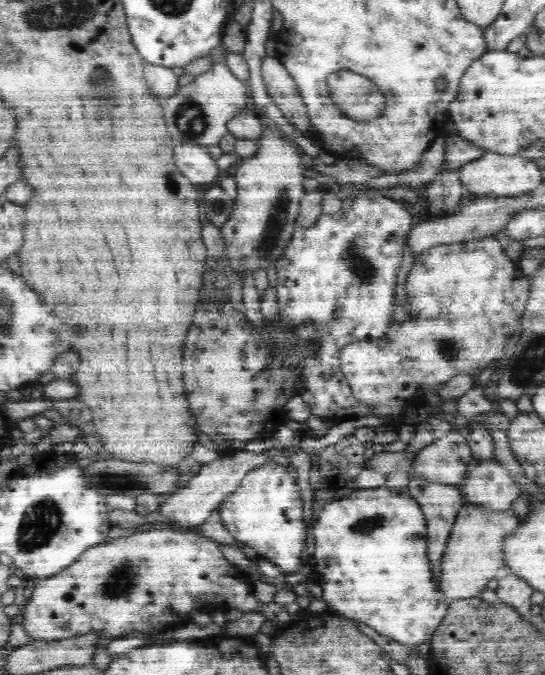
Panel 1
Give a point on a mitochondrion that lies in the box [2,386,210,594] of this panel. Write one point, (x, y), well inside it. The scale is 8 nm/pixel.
(40, 522)

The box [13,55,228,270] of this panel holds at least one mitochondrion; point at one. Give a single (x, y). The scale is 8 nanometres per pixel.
(102, 81)

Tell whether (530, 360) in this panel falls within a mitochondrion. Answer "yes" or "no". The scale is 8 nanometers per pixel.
yes

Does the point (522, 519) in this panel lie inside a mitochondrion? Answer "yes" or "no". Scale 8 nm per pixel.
no

